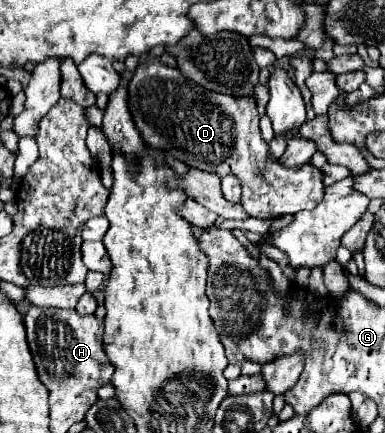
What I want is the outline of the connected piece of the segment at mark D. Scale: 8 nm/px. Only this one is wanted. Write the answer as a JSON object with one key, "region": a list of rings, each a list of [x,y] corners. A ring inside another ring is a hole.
{"region":[[[143,58],[129,80],[129,108],[145,144],[165,150],[169,156],[191,168],[213,172],[221,178],[227,174],[237,176],[242,186],[241,205],[250,217],[273,220],[285,214],[313,210],[325,198],[325,174],[319,168],[309,162],[301,166],[287,166],[281,160],[271,160],[269,142],[261,136],[257,102],[253,96],[227,96],[205,90],[203,86],[187,80],[177,68],[161,64],[159,58]]]}

